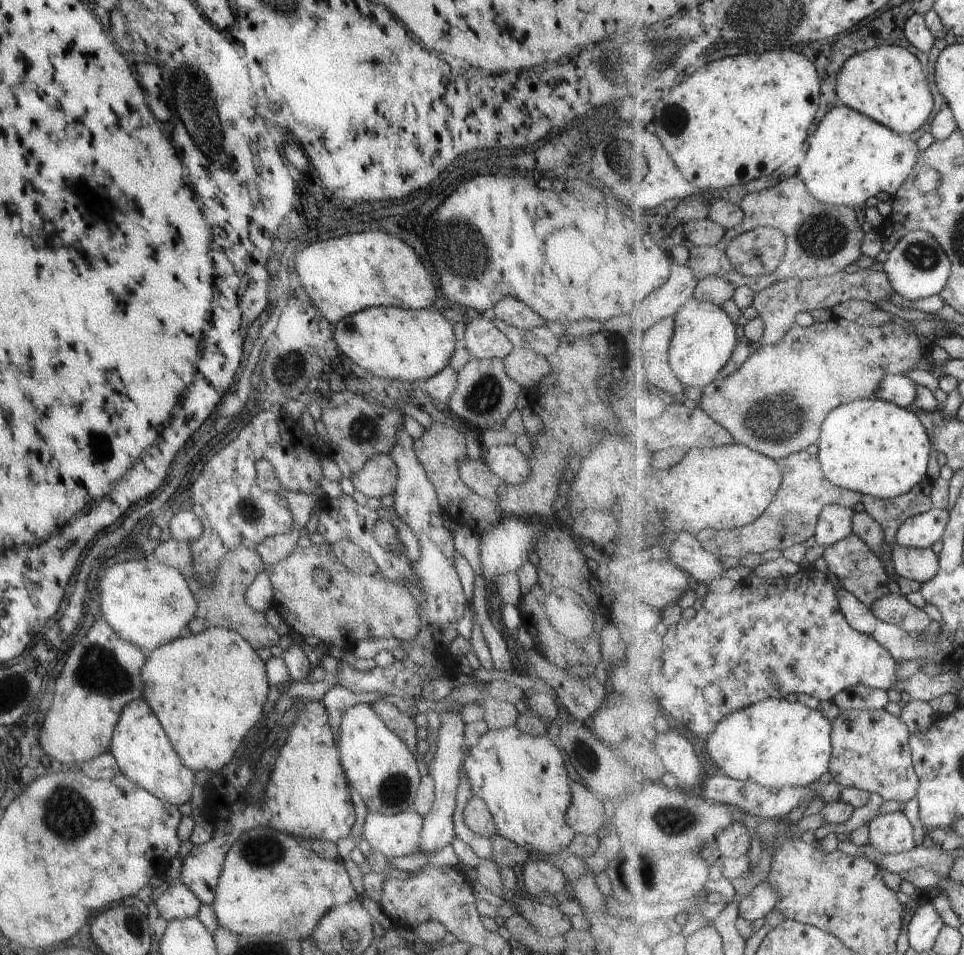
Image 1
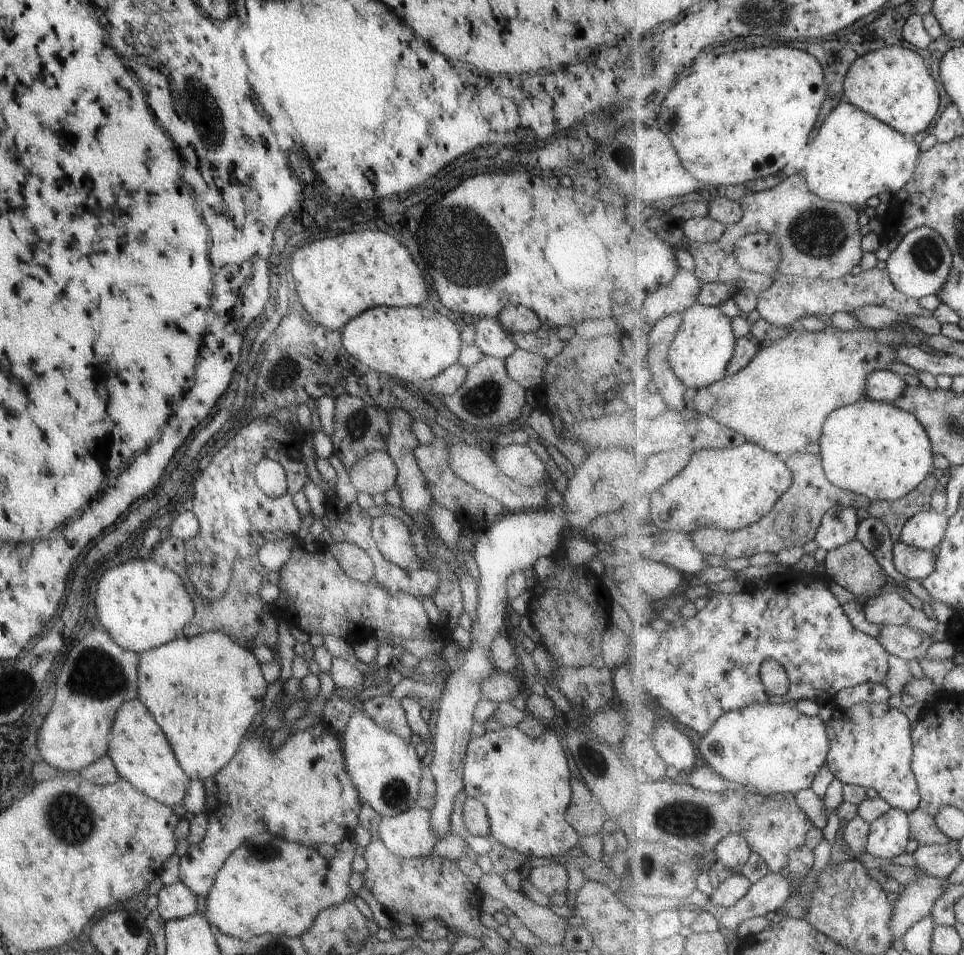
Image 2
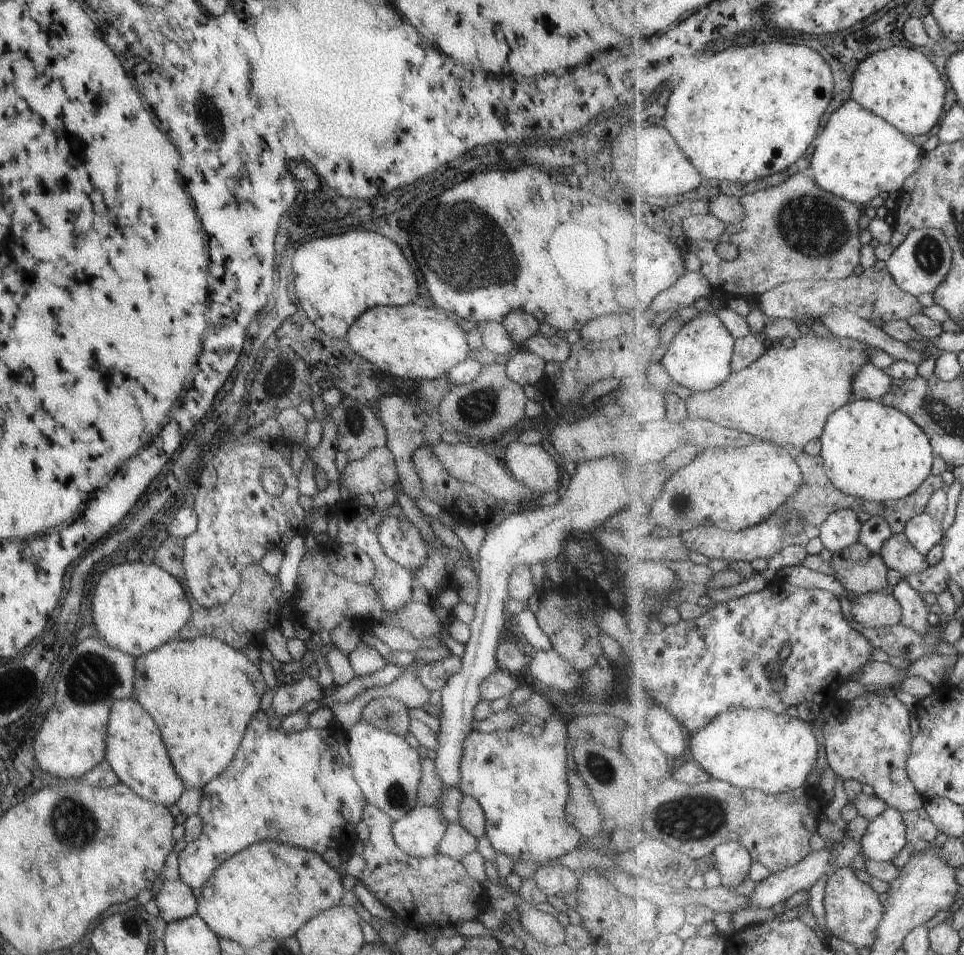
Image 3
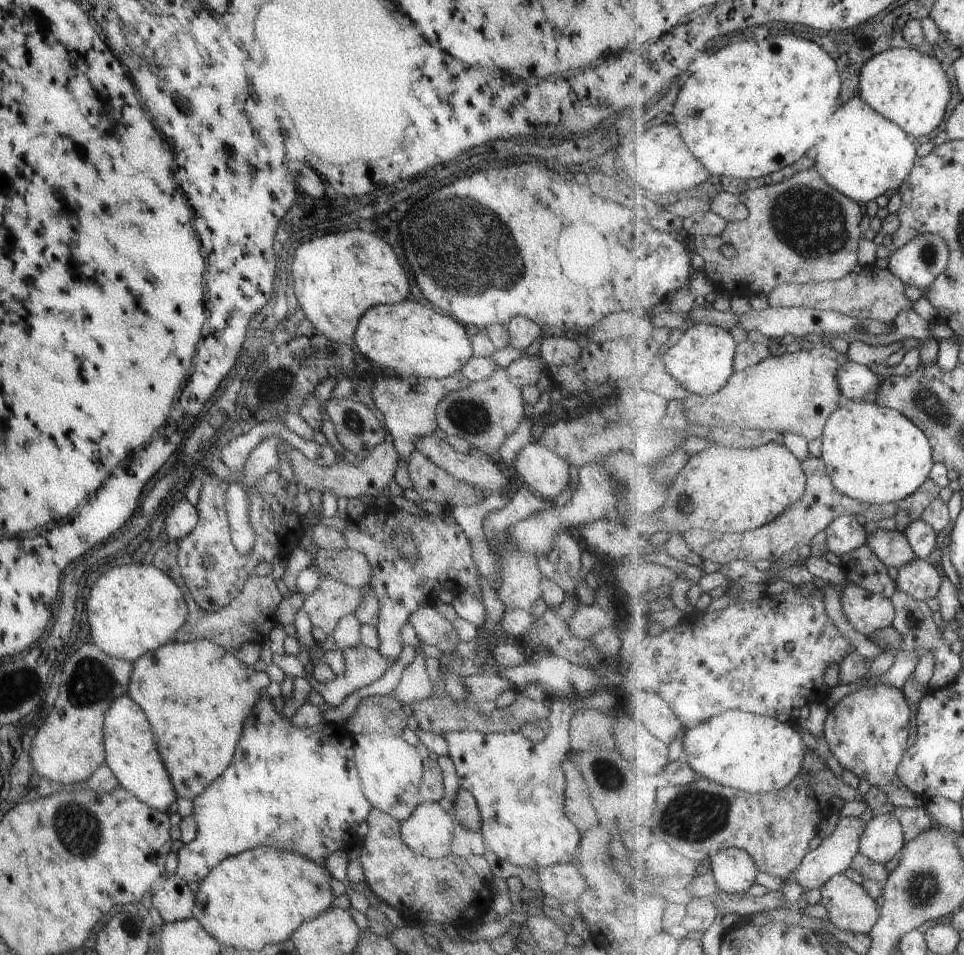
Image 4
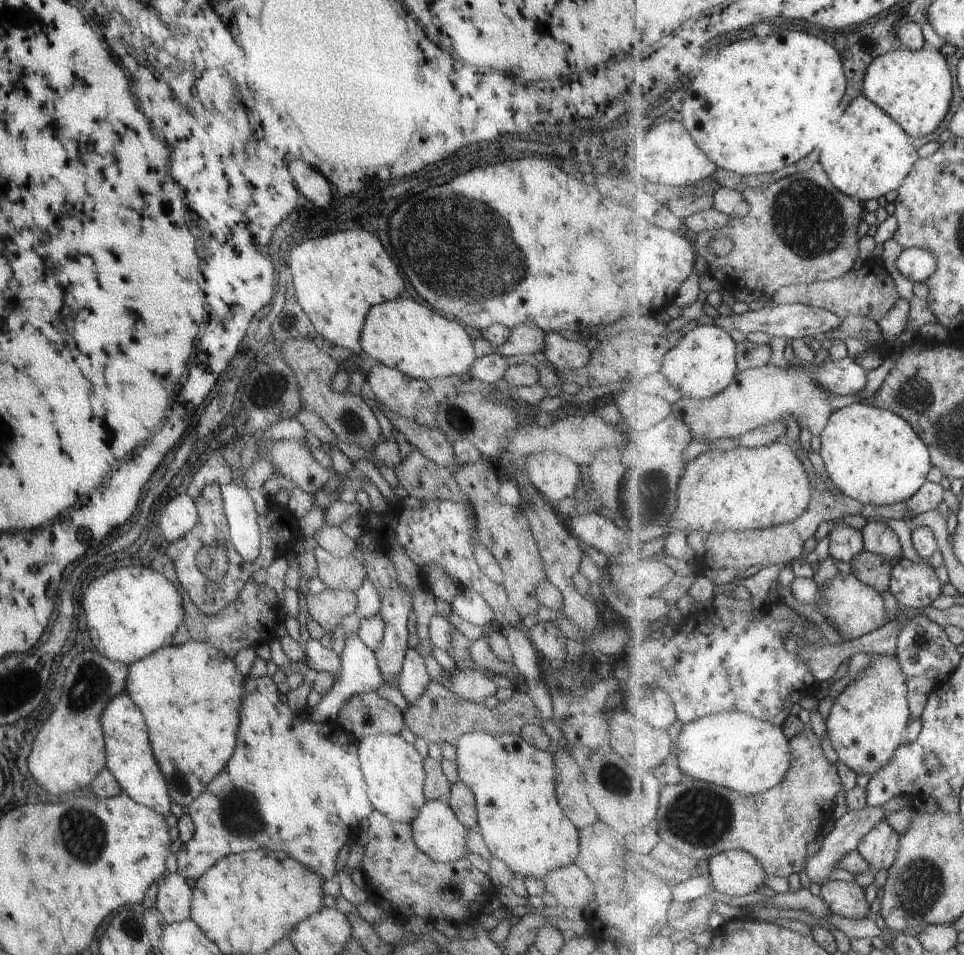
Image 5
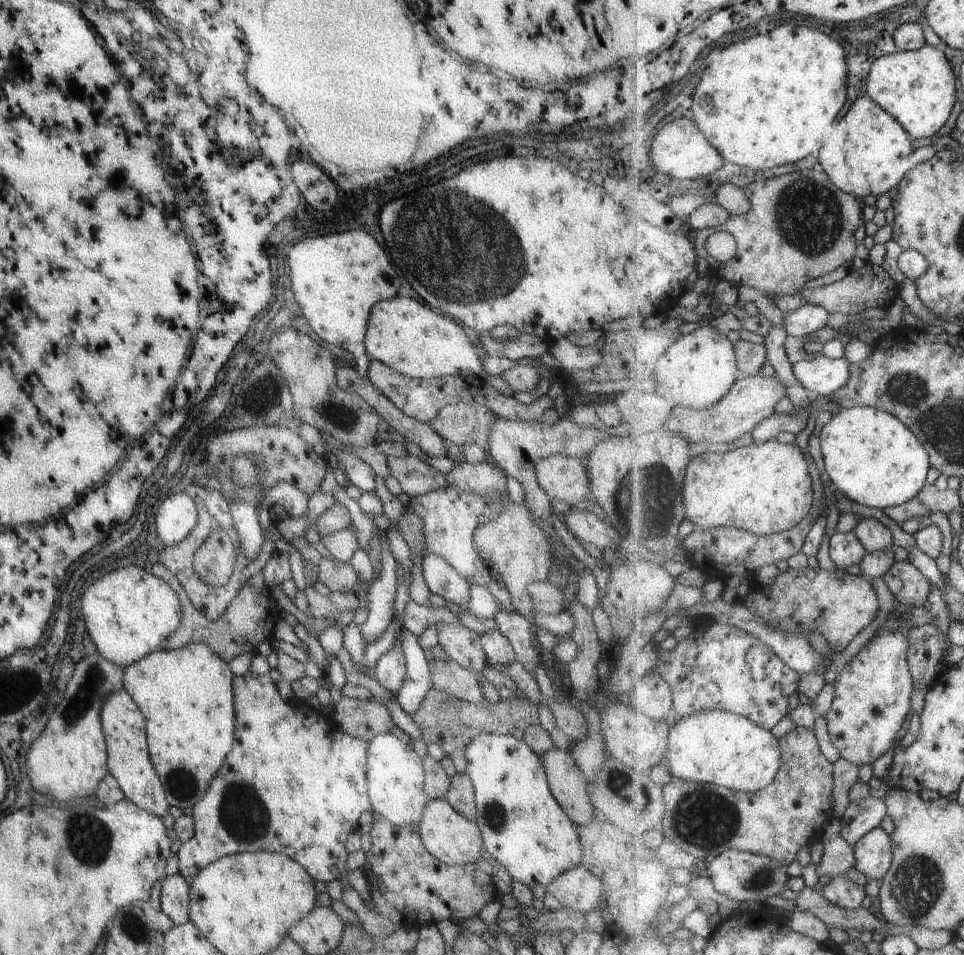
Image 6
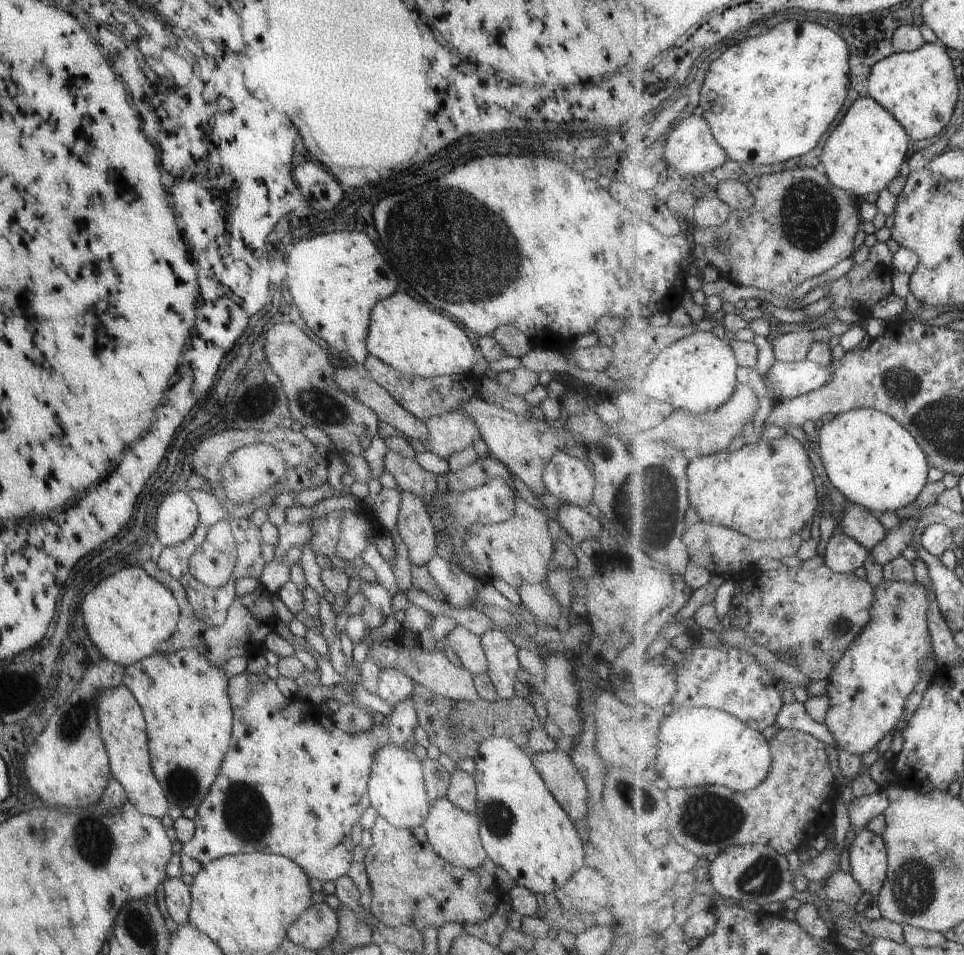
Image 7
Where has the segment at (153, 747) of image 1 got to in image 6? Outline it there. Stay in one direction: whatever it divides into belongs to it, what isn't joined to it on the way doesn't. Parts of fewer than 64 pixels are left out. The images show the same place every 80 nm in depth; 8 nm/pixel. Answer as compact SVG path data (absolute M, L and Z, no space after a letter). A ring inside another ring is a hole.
M122 688L110 692L101 703L100 727L106 746L106 769L119 785L124 797L138 809L155 816L167 814L165 791L151 764L144 729L144 718L133 699Z

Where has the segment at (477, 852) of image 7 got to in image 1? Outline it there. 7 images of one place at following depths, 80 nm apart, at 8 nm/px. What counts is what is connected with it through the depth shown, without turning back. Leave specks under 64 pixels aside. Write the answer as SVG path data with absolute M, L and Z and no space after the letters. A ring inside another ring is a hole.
M410 808L394 815L367 811L360 836L366 840L371 851L386 857L415 854L420 850L418 836L423 819Z

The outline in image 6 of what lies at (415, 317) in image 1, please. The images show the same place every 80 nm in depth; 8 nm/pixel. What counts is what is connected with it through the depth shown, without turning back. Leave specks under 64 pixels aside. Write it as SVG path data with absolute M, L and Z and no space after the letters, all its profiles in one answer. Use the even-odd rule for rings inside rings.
M395 295L375 303L368 316L364 334L364 349L369 358L381 362L399 374L418 379L453 375L477 375L502 395L514 392L497 376L483 372L475 347L471 344L459 323L436 314L425 304L411 298Z

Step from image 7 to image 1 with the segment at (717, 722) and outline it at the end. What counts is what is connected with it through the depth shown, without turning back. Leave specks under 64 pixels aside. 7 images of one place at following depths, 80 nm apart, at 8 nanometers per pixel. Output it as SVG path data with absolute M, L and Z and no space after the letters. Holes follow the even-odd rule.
M793 698L758 702L728 714L706 739L706 750L722 774L767 788L808 787L830 770L833 721Z

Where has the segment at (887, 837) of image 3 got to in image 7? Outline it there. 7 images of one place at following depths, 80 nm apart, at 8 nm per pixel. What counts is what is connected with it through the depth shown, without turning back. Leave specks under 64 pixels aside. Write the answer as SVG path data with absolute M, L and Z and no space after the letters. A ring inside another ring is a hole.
M861 830L850 844L848 858L849 872L864 892L869 892L869 903L877 904L888 877L888 848L884 838L873 831Z

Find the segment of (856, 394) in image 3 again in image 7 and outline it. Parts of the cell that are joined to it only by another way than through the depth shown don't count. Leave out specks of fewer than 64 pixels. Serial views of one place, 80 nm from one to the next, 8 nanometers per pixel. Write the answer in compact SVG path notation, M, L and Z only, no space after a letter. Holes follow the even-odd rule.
M775 358L763 381L773 407L829 384L834 377L832 362L819 366L808 359L790 363Z

